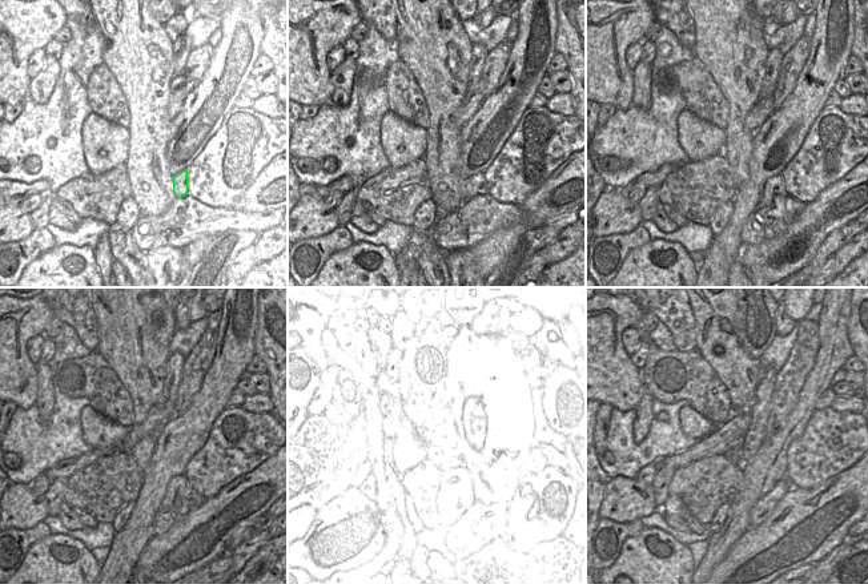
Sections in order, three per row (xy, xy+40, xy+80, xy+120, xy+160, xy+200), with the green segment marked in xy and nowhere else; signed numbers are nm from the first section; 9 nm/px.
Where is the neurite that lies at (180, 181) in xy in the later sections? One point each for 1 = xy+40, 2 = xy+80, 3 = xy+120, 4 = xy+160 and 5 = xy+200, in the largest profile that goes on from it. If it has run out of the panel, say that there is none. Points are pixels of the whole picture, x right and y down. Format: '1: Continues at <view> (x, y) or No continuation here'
1: Continues at xy+40 (475, 185)
2: Continues at xy+80 (774, 186)
3: Continues at xy+120 (179, 486)
4: Continues at xy+160 (478, 490)
5: Continues at xy+200 (760, 511)

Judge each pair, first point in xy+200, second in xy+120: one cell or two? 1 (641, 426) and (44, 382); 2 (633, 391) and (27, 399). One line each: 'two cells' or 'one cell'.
1: one cell
2: one cell

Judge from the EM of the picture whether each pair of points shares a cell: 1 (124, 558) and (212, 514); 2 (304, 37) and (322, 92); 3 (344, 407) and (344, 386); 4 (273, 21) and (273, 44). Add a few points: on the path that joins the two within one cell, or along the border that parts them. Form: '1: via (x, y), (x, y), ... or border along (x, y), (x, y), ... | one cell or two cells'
1: border along (153, 534), (141, 551), (133, 570) | two cells
2: via (304, 51), (304, 73), (309, 79) | one cell
3: via (344, 402), (344, 391) | one cell
4: via (273, 27), (273, 39) | one cell

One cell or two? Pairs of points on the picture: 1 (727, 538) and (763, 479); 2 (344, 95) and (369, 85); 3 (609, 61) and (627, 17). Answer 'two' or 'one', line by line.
1: one
2: two
3: one

